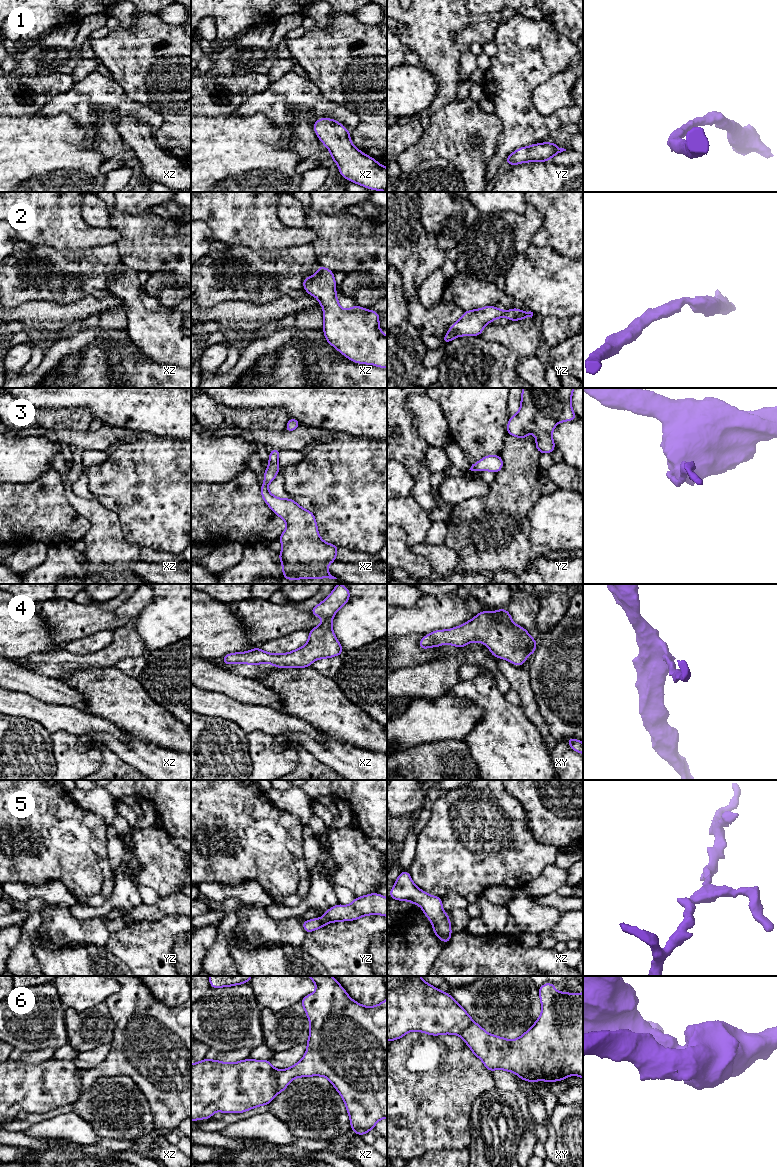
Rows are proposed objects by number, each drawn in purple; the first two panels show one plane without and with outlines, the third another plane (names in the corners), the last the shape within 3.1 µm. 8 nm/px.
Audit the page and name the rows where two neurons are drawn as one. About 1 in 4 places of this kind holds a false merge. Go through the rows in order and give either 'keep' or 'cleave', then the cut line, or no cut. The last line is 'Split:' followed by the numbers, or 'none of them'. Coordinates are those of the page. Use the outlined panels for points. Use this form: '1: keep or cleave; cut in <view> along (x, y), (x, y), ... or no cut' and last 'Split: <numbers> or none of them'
1: keep; no cut
2: keep; no cut
3: keep; no cut
4: keep; no cut
5: keep; no cut
6: cleave; cut in xz along (277, 1070), (275, 1094)
Split: 6

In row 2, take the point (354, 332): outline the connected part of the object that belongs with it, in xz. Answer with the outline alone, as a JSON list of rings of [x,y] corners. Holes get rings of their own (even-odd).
[[[319,265],[315,275],[304,278],[303,287],[308,294],[318,299],[324,309],[323,330],[329,344],[355,363],[387,368],[387,336],[378,326],[378,312],[366,310],[358,305],[342,310],[336,296],[334,272],[322,265]]]

